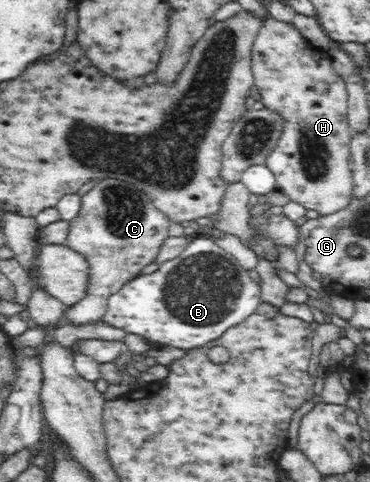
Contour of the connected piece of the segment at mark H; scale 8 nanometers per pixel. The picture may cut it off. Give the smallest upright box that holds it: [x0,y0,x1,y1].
[251,17,354,216]

